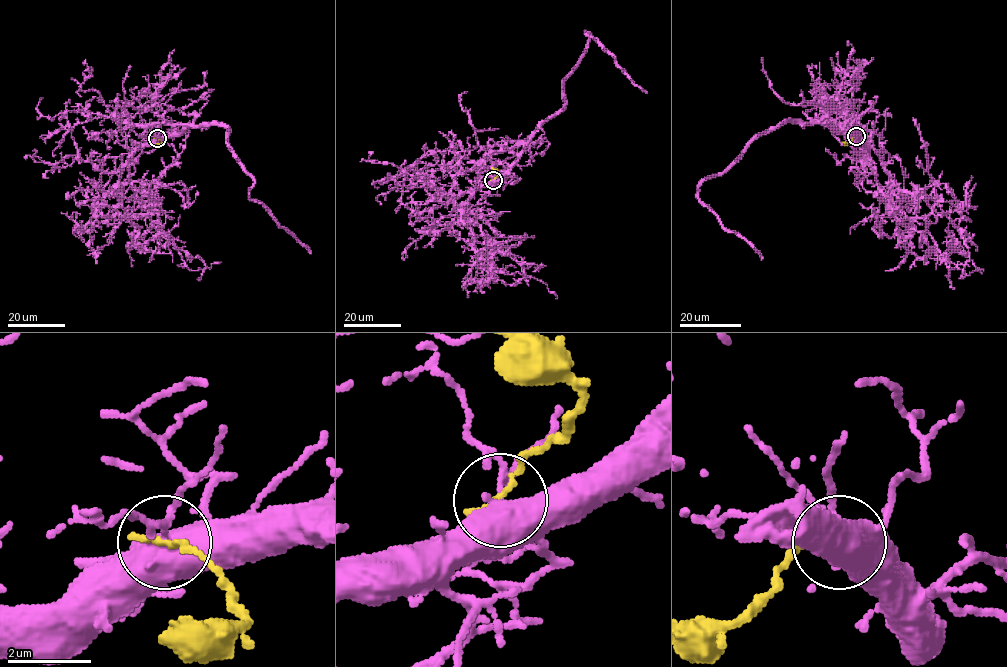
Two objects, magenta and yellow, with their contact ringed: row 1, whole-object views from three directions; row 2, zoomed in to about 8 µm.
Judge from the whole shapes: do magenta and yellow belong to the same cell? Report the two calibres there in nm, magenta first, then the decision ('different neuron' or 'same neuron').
calibres 380 and 150 nm; different neuron

